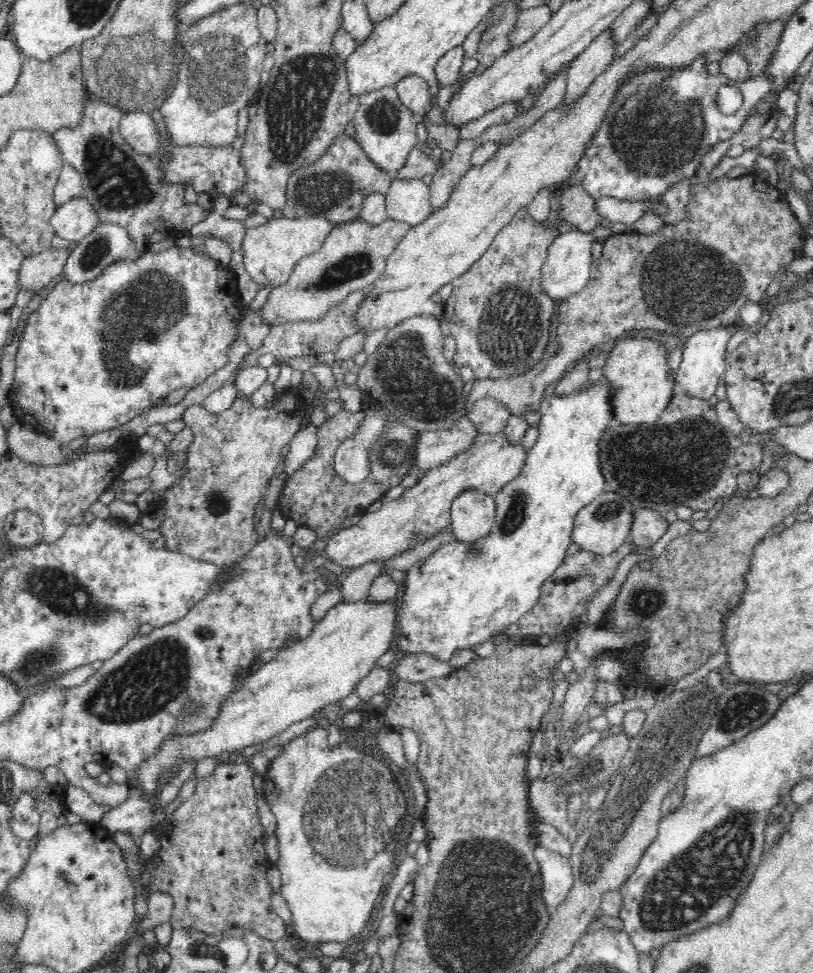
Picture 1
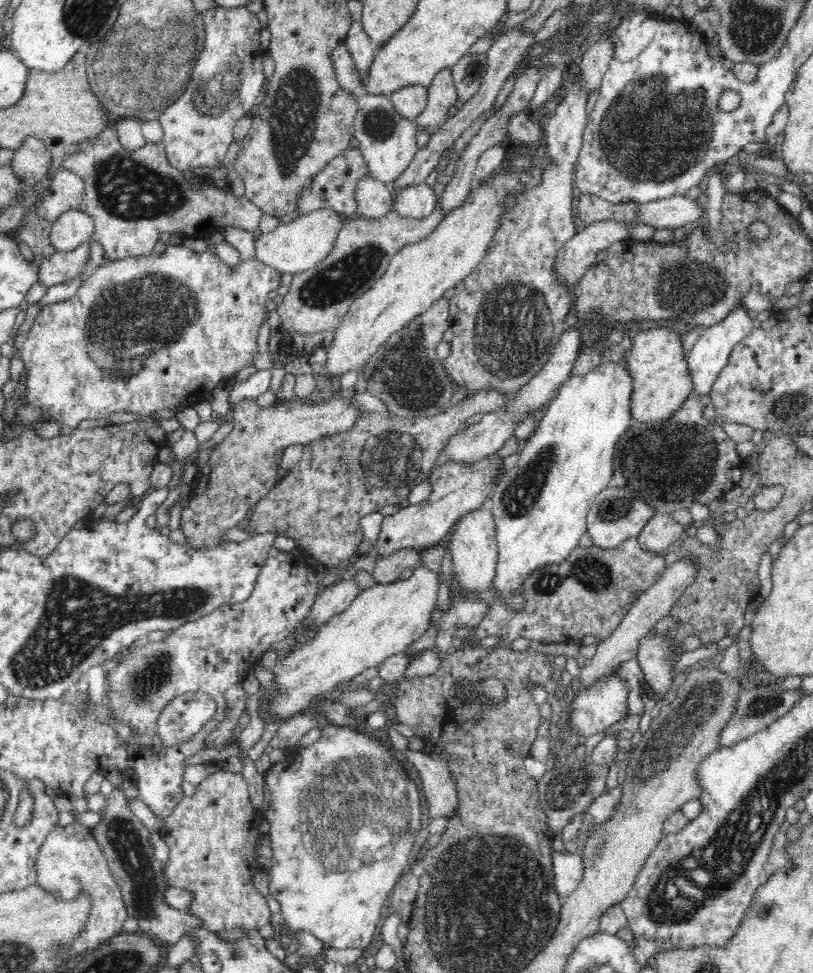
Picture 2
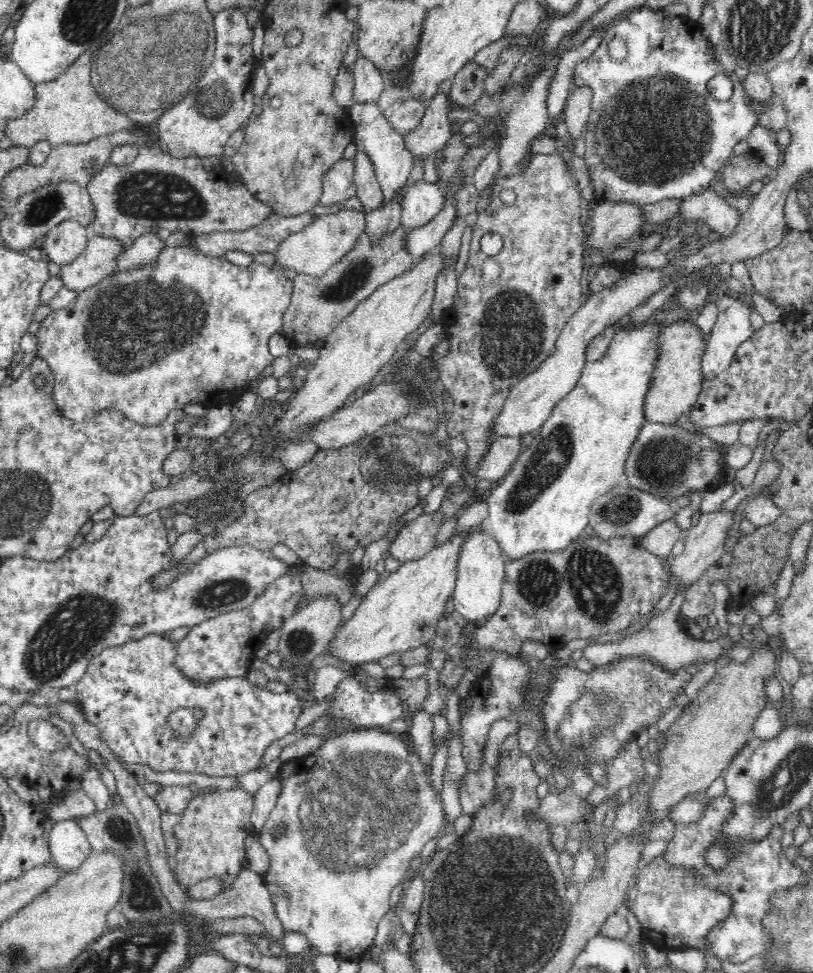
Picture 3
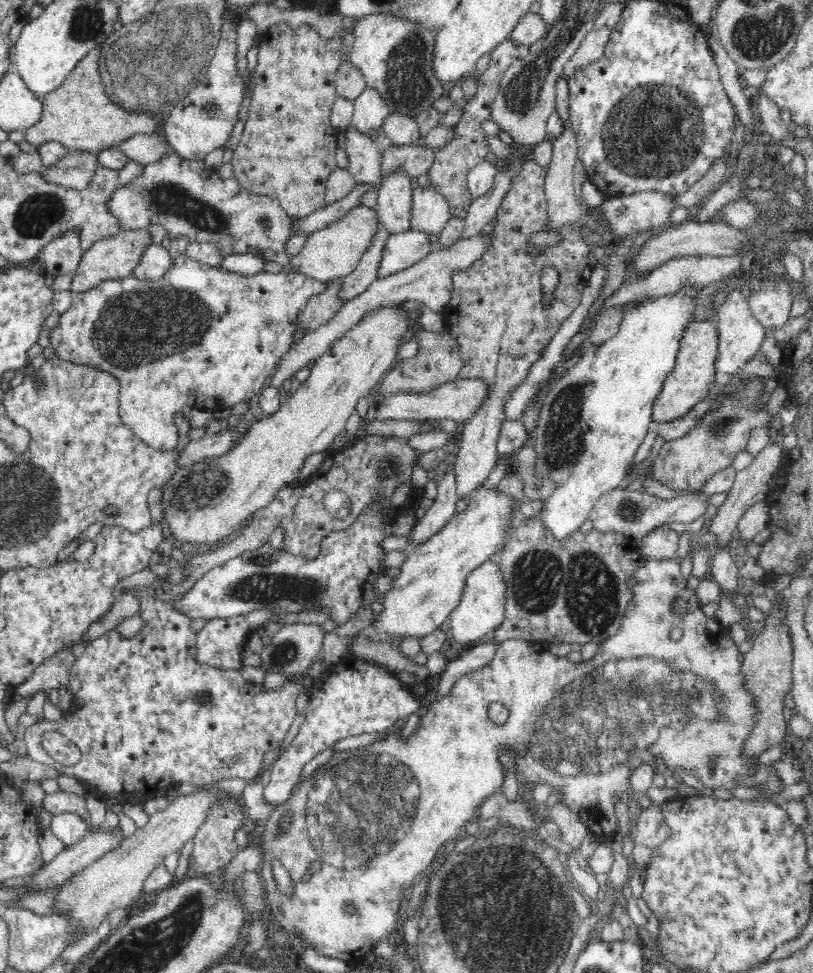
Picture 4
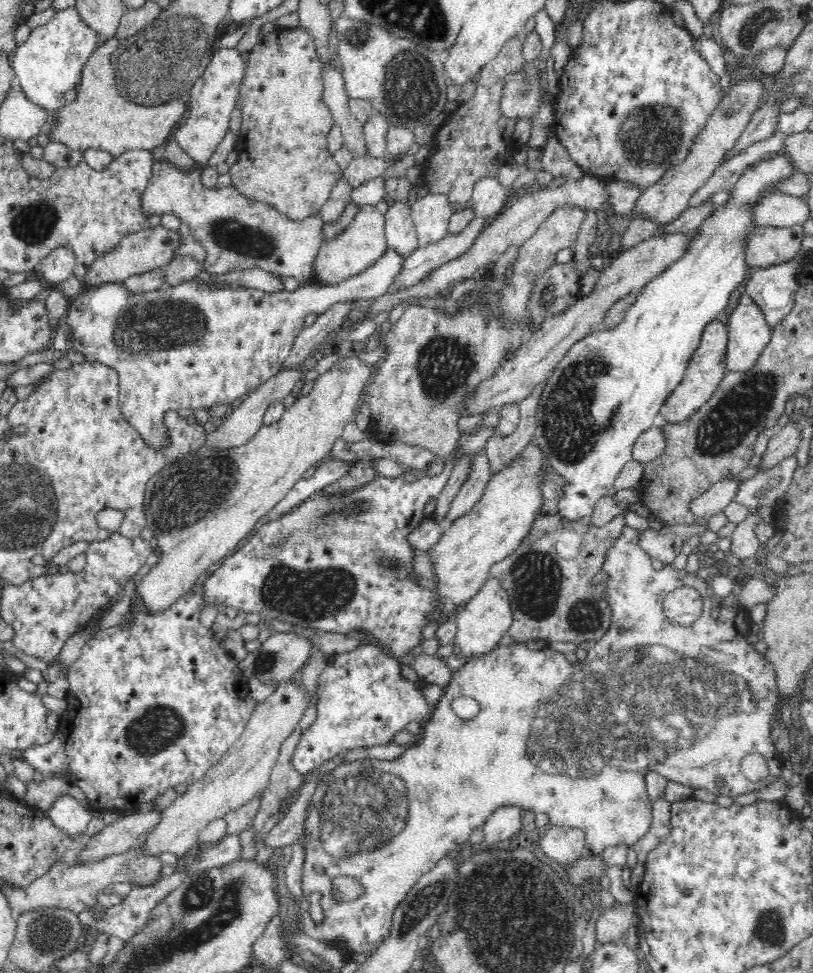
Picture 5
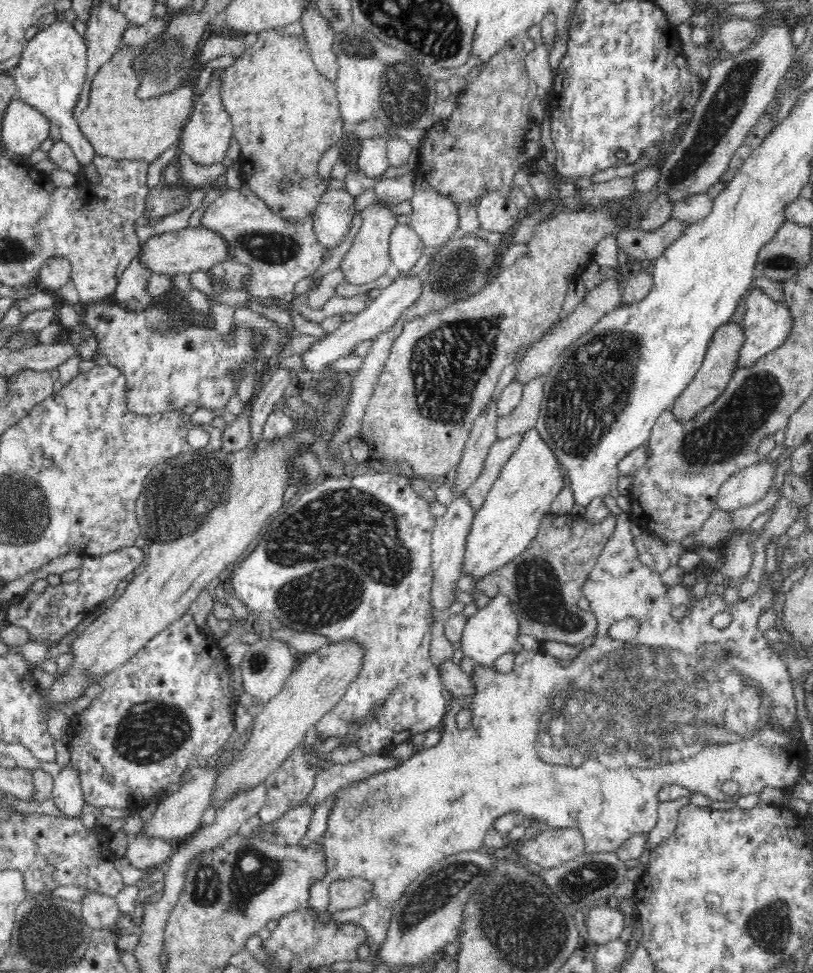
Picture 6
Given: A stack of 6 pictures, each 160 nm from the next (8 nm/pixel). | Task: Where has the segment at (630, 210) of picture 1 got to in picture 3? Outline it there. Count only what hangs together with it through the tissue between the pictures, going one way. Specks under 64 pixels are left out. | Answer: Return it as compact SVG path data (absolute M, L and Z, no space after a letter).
M708 188L700 194L680 199L677 215L680 222L709 223L713 230L728 238L735 230L740 212Z

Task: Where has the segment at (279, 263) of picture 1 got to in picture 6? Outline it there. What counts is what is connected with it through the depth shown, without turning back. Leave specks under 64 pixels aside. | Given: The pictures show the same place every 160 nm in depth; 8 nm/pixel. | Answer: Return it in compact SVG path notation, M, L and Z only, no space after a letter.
M379 202L366 206L361 212L363 223L353 239L351 248L339 264L345 280L354 285L368 284L386 273L391 265L391 258L388 256L390 235L393 227L402 221L398 215L394 214L390 206Z

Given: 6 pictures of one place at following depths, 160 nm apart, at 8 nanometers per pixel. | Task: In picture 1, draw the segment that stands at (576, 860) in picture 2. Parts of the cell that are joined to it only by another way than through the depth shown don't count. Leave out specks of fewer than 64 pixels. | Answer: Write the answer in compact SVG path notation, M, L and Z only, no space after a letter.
M536 845L532 849L541 878L541 897L548 913L566 898L573 885L573 872L568 857Z

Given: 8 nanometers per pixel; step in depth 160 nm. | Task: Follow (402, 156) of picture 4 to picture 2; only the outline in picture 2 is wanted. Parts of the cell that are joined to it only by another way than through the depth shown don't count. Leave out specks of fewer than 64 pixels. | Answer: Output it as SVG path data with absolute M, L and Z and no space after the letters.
M452 68L440 70L430 87L427 88L427 103L424 112L417 116L416 124L429 133L435 130L448 118L448 110L457 101L454 72Z

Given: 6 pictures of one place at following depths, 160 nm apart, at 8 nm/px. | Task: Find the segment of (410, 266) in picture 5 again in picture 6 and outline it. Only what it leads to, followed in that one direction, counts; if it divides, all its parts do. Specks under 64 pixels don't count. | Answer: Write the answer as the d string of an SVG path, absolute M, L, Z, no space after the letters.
M399 274L394 283L390 284L386 290L380 291L380 294L373 299L363 312L356 313L351 321L341 323L327 337L318 339L310 344L301 355L302 368L313 373L322 372L329 363L335 362L338 358L353 352L354 347L360 341L373 341L379 334L390 330L390 326L400 318L402 312L408 309L410 304L420 296L421 280L421 275L407 276L406 274Z

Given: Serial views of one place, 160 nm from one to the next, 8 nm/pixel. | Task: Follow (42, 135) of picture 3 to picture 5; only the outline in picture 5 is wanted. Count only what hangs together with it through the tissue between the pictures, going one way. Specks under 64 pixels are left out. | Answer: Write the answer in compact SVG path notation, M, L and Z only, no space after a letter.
M115 37L90 55L81 74L77 97L58 112L58 126L52 130L52 138L76 151L95 149L107 151L112 158L130 150L155 152L168 144L172 130L186 114L185 98L173 99L162 106L146 106L122 98L116 81L114 57L120 52L122 42Z

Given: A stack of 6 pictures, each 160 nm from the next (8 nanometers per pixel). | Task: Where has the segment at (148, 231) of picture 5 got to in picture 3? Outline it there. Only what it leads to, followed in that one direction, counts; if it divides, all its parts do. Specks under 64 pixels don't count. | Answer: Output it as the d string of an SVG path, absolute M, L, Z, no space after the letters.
M91 234L84 250L82 250L82 252L73 261L61 264L60 268L58 268L57 276L62 280L64 287L68 288L72 292L86 290L88 287L92 287L94 284L100 282L105 275L110 275L116 272L115 256L118 253L122 252L117 240Z

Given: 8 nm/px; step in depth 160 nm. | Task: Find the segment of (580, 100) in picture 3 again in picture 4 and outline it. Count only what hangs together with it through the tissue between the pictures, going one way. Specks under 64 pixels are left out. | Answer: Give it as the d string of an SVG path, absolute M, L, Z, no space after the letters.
M565 125L564 133L558 138L550 140L553 145L553 157L544 180L544 194L548 210L546 210L546 230L545 232L554 232L566 225L582 224L587 220L583 205L576 197L574 187L572 187L572 178L574 178L574 166L576 166L577 143L575 132L570 126Z

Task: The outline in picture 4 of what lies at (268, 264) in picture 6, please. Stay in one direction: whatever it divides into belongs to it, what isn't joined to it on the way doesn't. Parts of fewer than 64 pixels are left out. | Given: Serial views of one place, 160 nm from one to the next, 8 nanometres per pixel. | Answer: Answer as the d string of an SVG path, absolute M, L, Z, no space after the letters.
M170 151L158 162L144 166L132 182L118 187L106 208L121 222L122 230L148 229L150 224L162 224L169 237L188 237L191 242L212 243L220 249L222 258L235 254L252 254L265 263L276 262L288 266L293 255L286 251L286 243L297 235L297 218L292 218L274 197L251 193L243 189L234 176L223 180L218 172L208 172L204 161L191 161Z

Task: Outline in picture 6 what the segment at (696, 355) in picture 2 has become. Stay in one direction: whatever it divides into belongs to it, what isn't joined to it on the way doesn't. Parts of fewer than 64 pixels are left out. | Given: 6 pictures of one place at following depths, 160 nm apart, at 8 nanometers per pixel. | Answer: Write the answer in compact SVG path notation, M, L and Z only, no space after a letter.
M755 288L744 299L746 312L744 314L742 328L745 330L745 343L741 346L737 364L739 367L750 367L765 354L781 347L789 337L793 327L792 313L784 300L773 300L762 289Z

